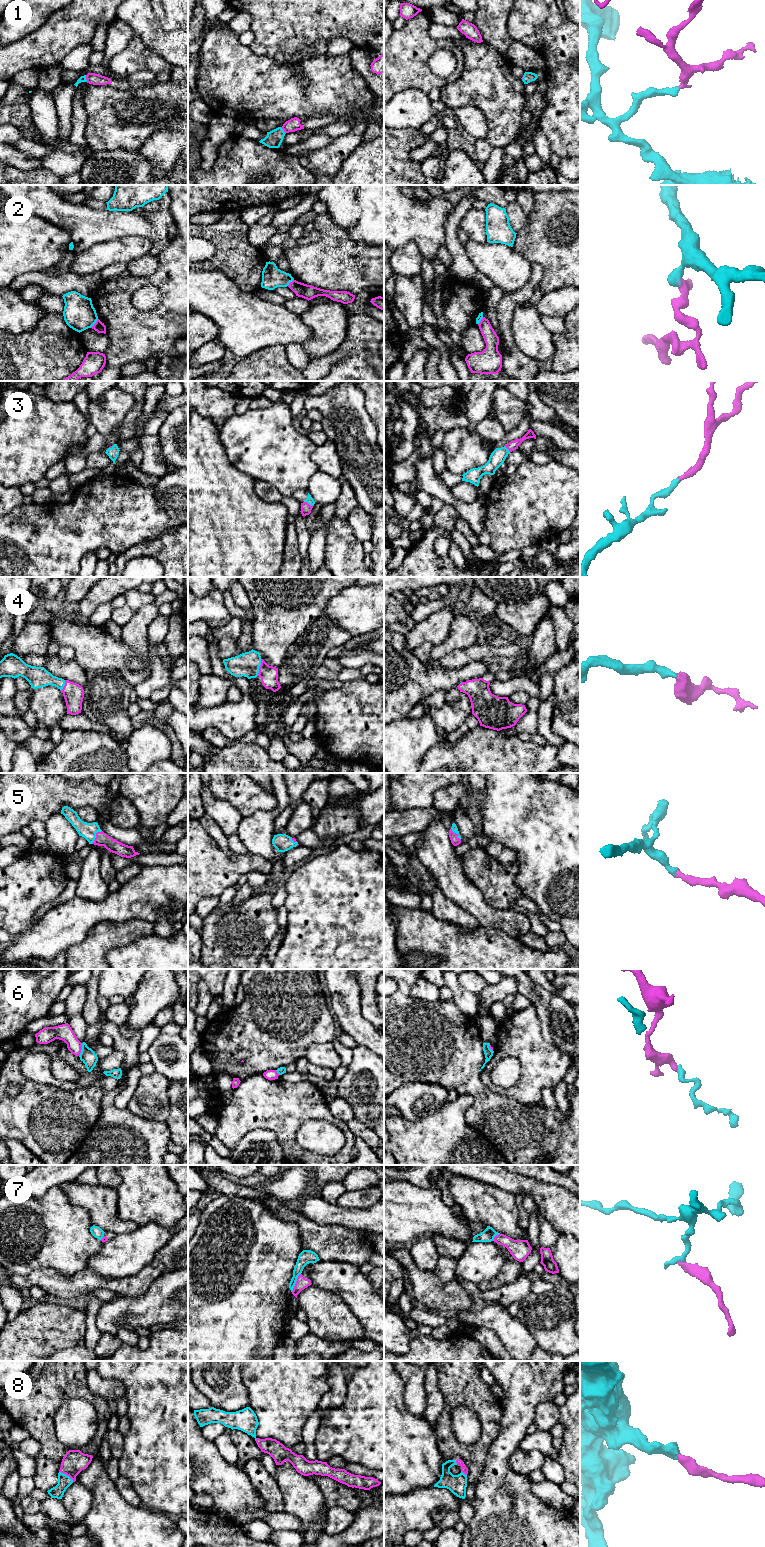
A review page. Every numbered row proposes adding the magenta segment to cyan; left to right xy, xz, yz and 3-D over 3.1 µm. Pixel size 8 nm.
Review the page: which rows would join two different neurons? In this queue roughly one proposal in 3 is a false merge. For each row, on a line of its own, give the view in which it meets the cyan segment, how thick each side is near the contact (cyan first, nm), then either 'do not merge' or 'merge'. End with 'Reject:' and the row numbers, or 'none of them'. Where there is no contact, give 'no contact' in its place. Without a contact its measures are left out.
1: xy | 50/90 nm | merge
2: xy | 260/80 nm | do not merge
3: xz | 60/80 nm | merge
4: xz | 200/140 nm | merge
5: xy | 130/110 nm | merge
6: xy | 120/130 nm | do not merge
7: xz | 110/90 nm | do not merge
8: xy | 110/190 nm | merge
Reject: 2, 6, 7

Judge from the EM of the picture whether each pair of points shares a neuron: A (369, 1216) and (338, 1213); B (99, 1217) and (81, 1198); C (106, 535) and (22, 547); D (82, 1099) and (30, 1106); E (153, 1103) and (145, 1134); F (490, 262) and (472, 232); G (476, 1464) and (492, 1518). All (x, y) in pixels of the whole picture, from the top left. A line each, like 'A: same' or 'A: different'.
A: same
B: same
C: same
D: same
E: different
F: different
G: different

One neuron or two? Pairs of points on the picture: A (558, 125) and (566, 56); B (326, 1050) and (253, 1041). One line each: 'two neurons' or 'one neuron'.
A: one neuron
B: two neurons

